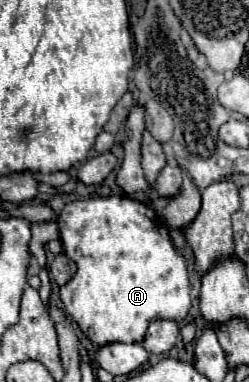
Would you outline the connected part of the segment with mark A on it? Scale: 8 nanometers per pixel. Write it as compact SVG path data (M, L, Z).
M127 196L75 200L63 208L57 224L65 254L77 264L75 276L59 288L59 296L65 304L67 314L79 324L81 332L95 346L103 346L109 342L143 342L149 322L157 318L181 322L187 316L191 308L191 286L185 258L177 252L165 222L155 214L155 210L147 208L147 204L131 200Z

